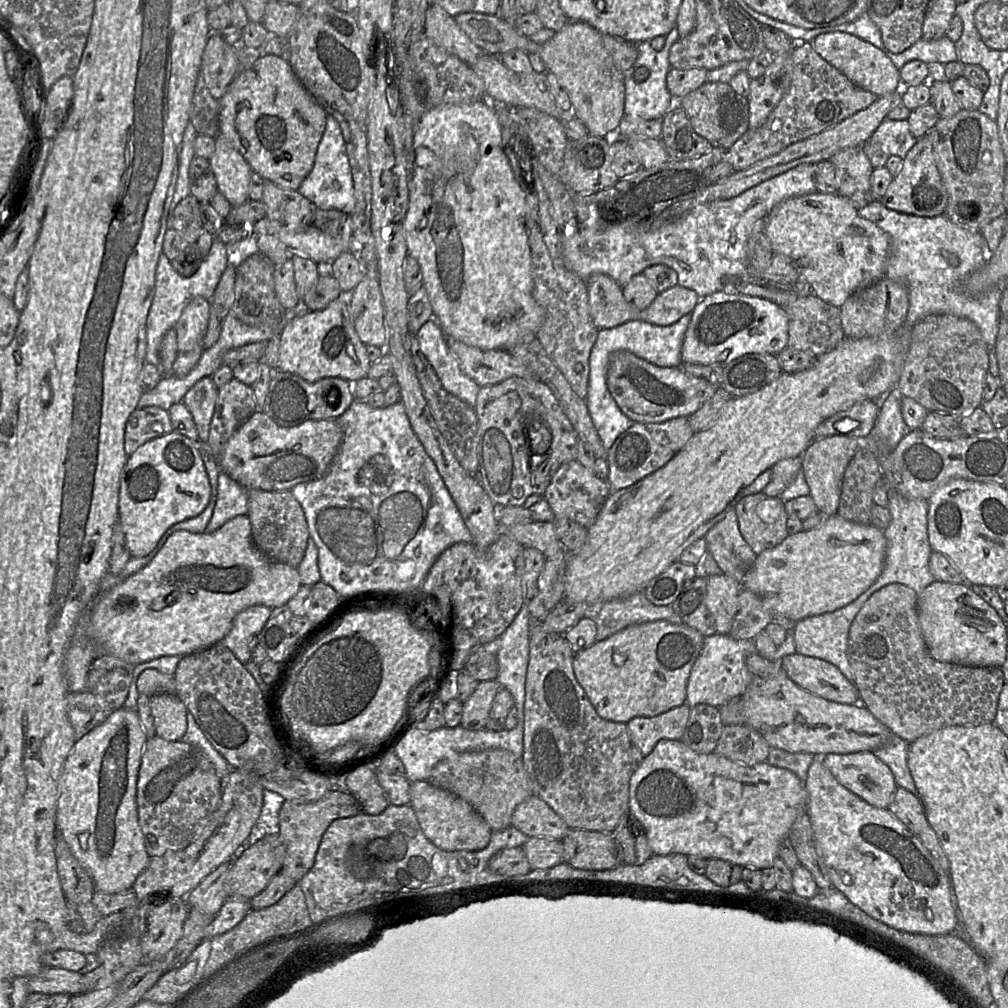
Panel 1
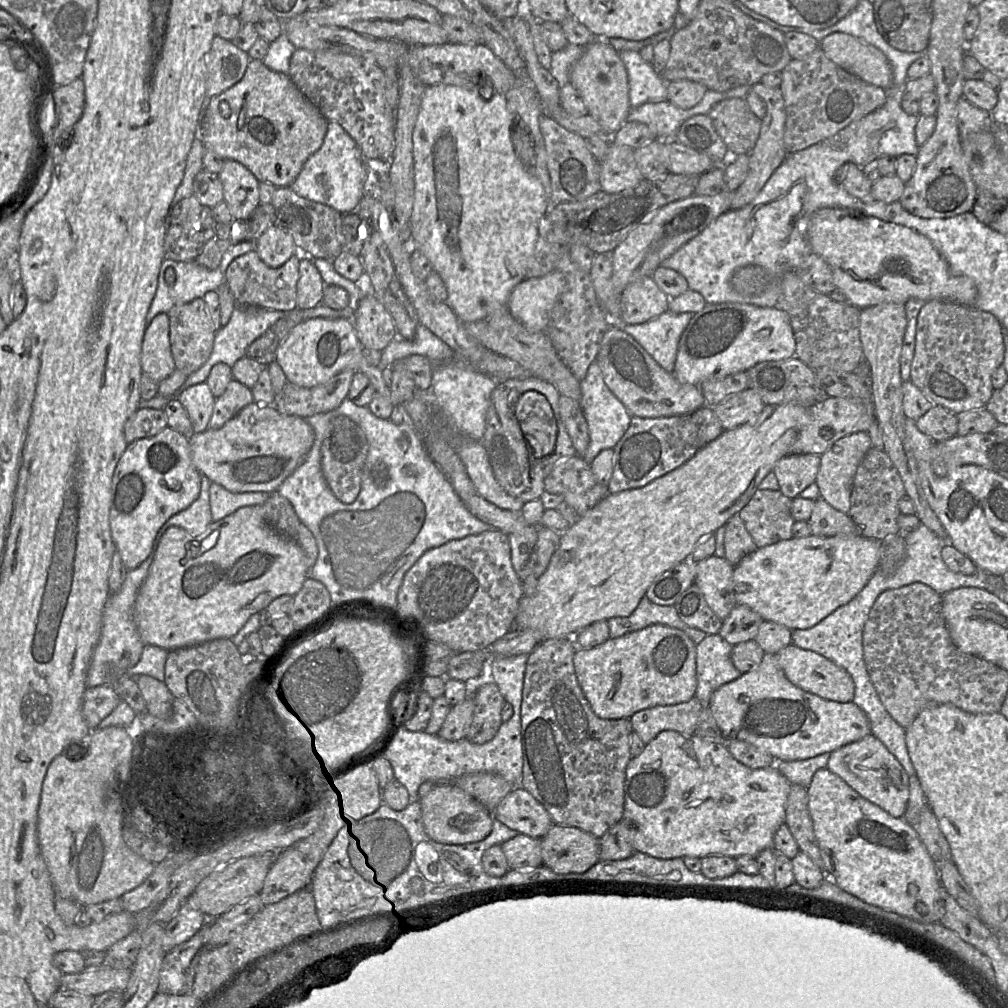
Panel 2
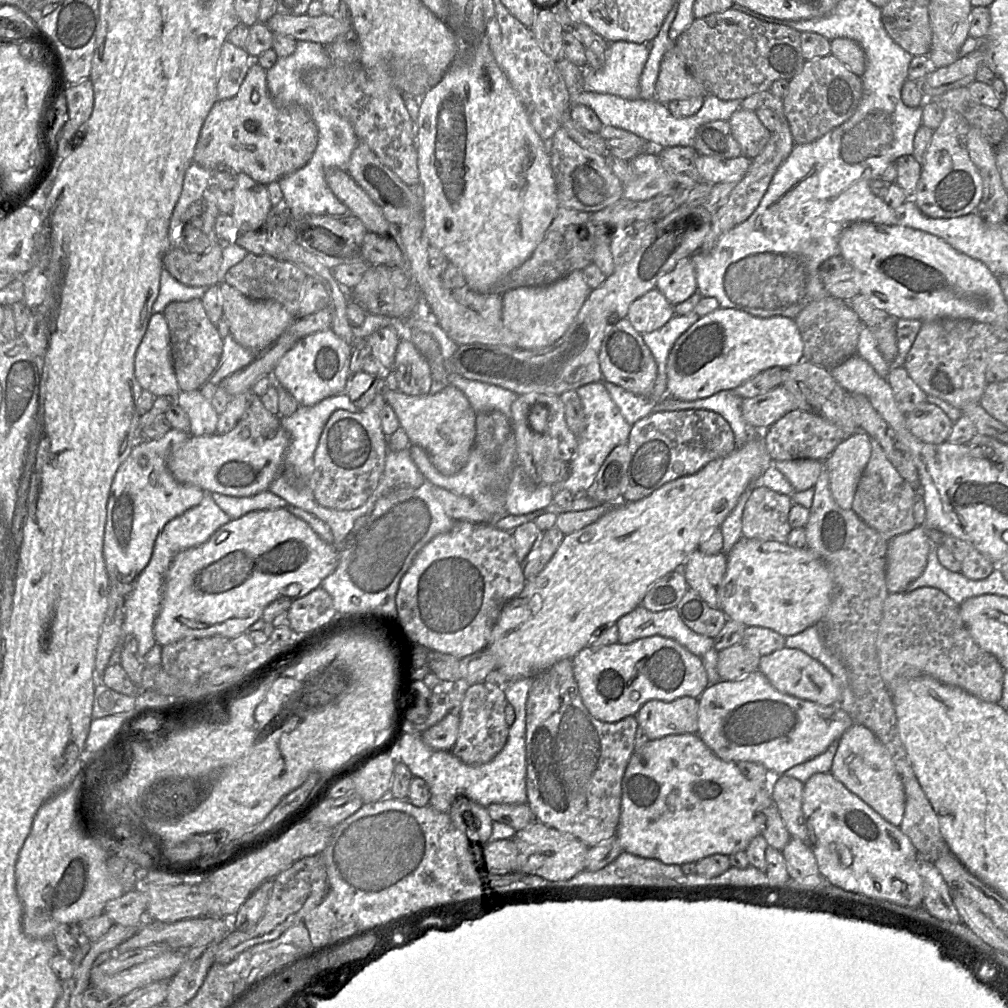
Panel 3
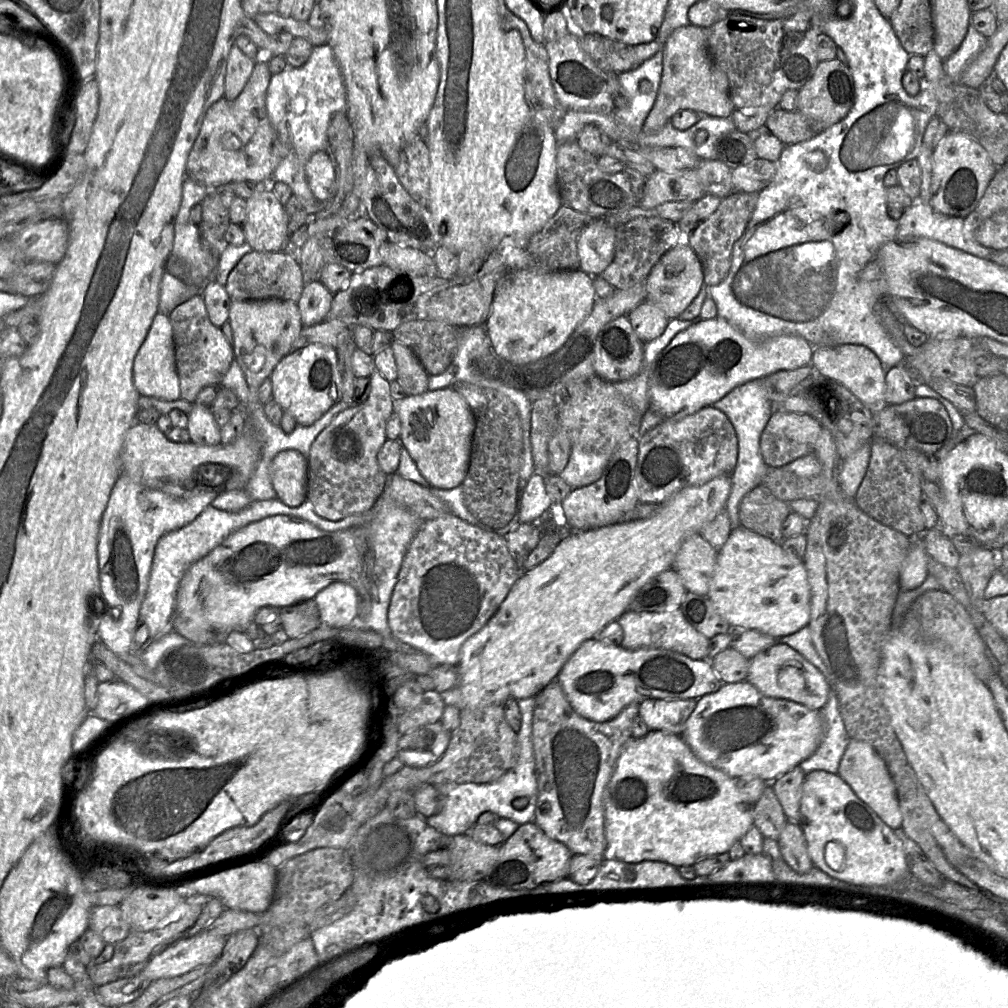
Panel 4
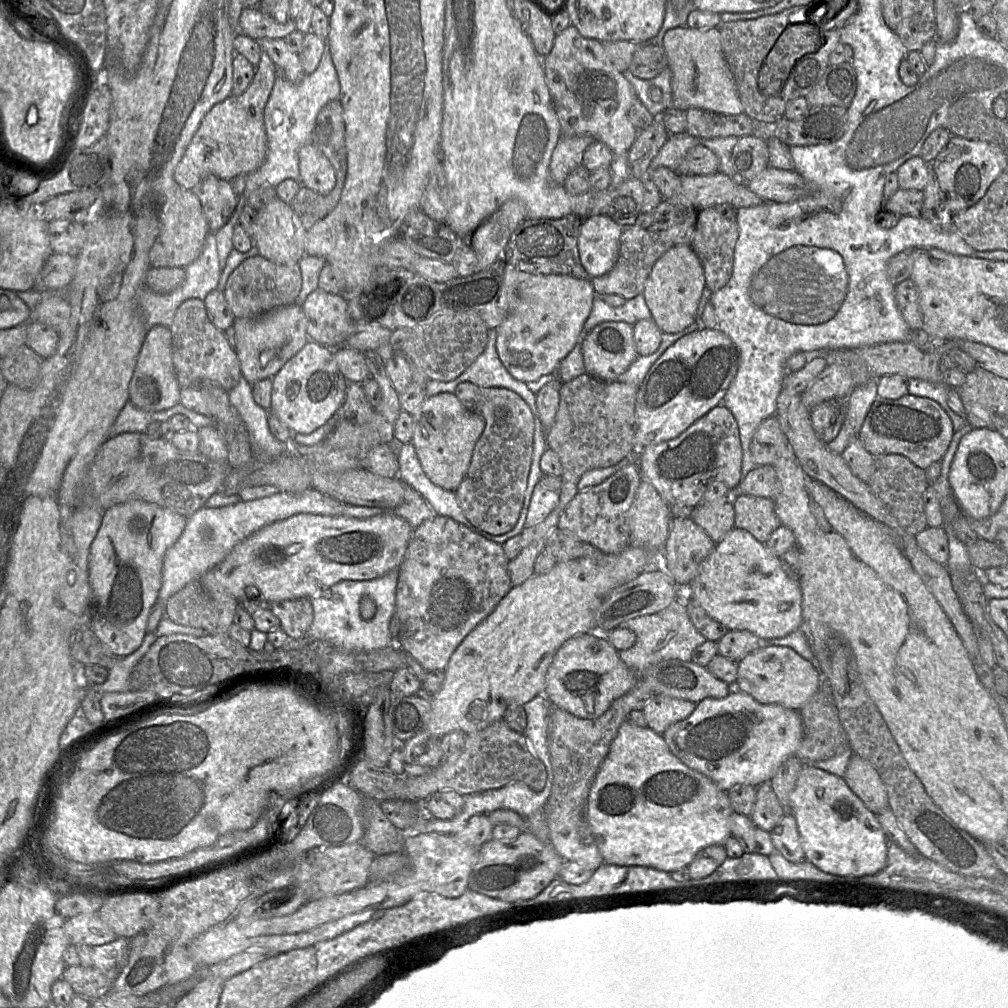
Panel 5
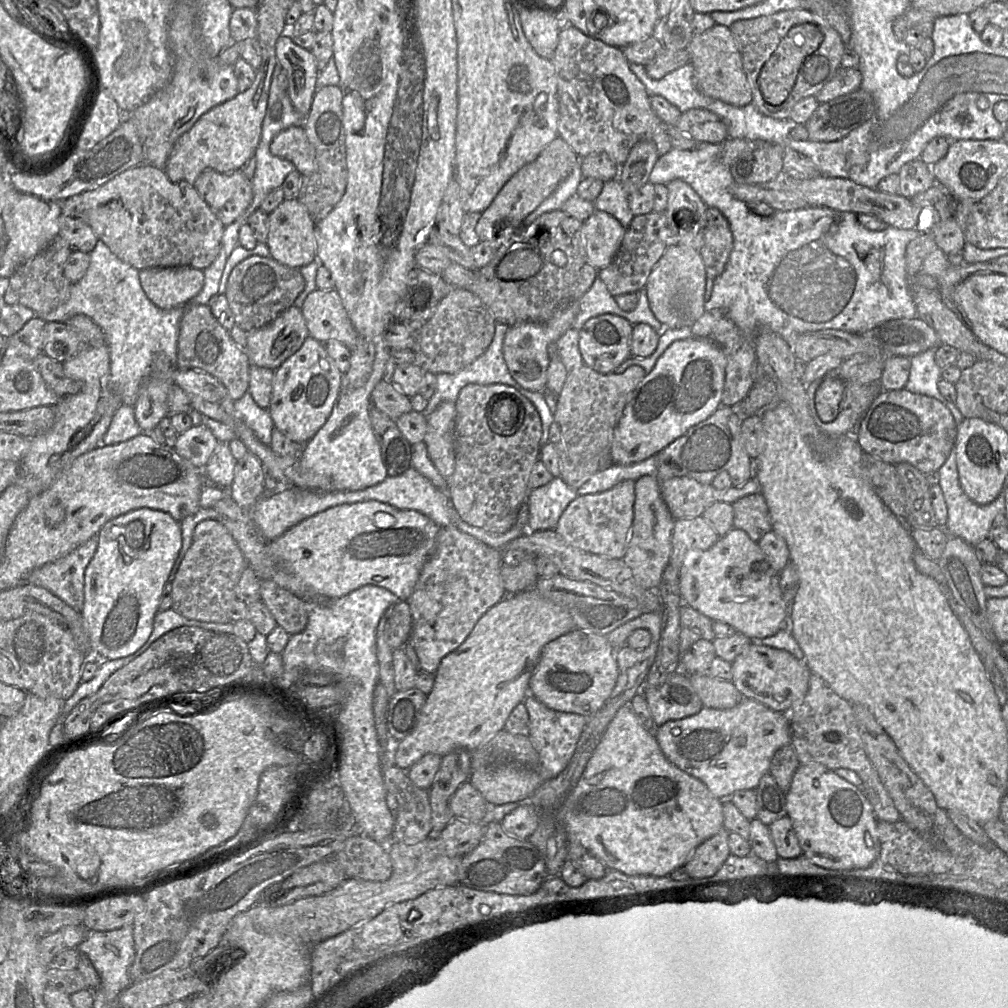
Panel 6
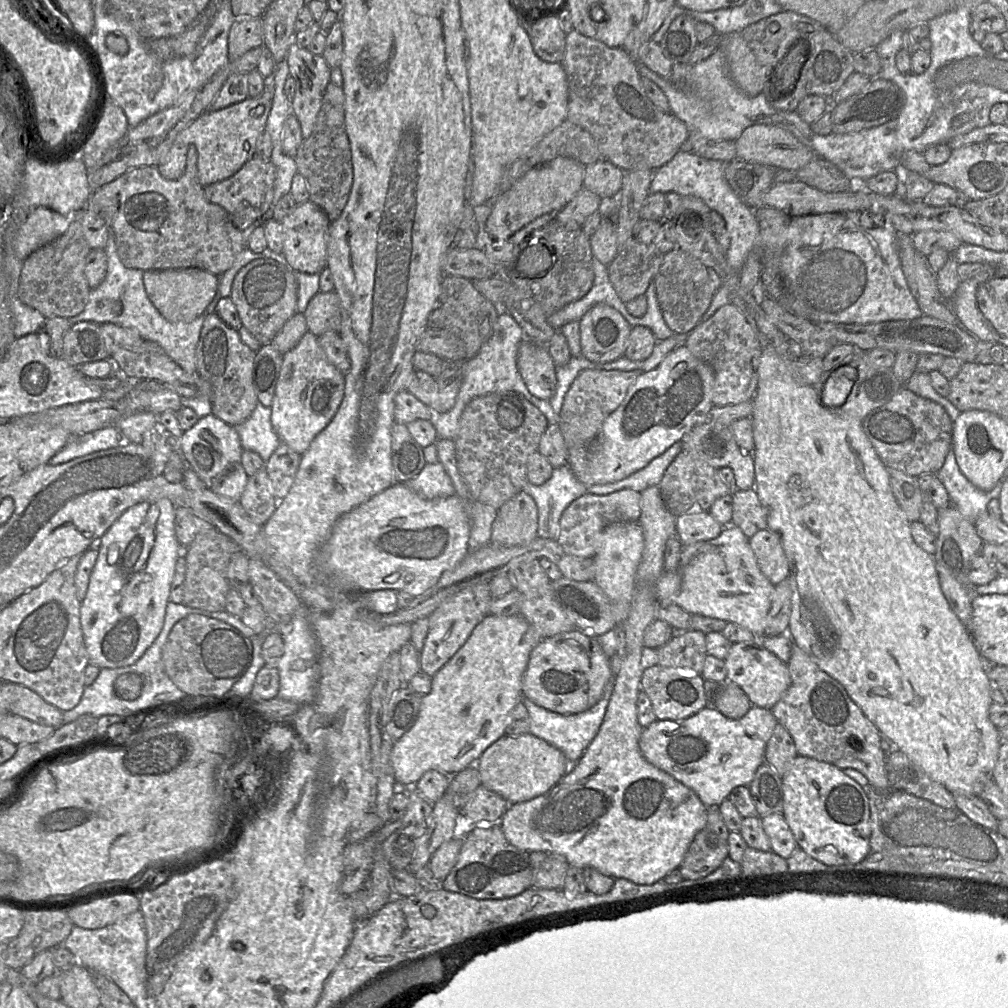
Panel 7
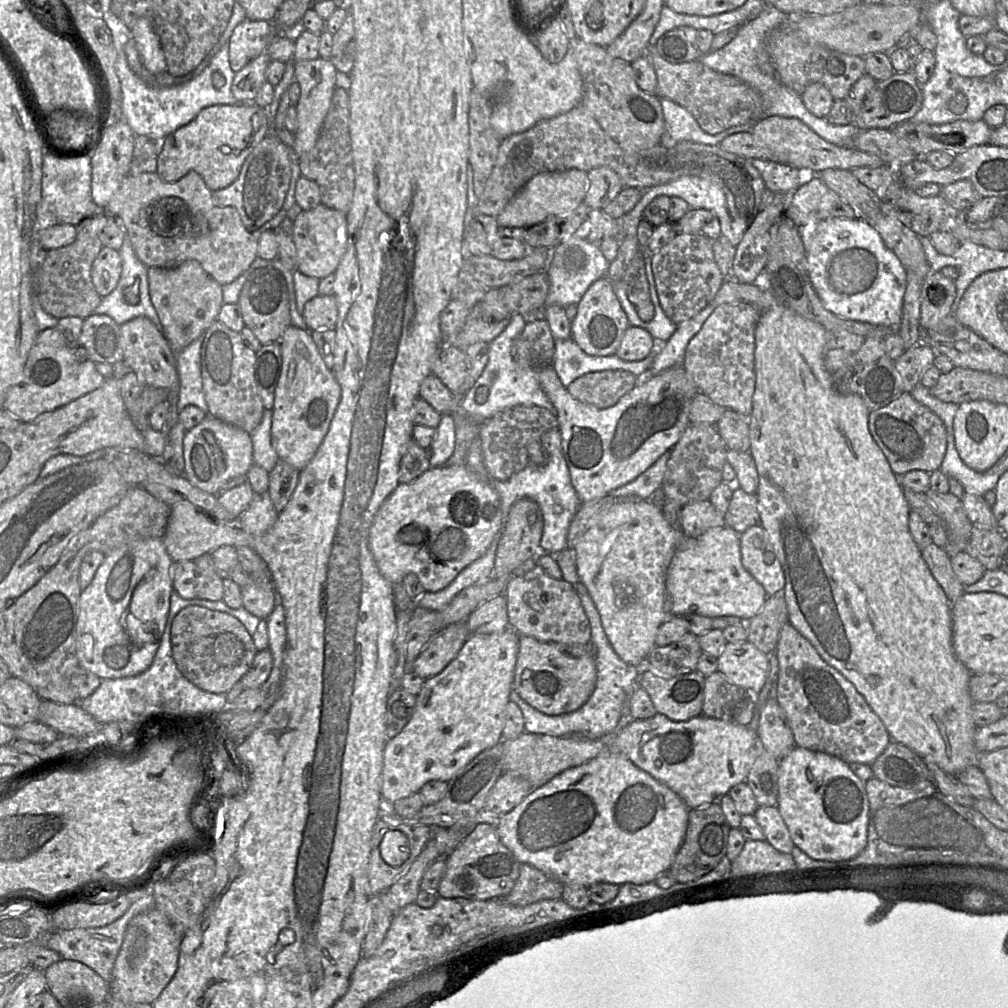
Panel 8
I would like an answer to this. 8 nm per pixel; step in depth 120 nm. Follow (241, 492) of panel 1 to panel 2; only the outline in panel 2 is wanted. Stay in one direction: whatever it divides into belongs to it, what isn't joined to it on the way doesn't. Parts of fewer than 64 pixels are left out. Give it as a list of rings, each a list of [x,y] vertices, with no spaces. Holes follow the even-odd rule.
[[[210,483],[210,507],[212,520],[219,521],[242,507],[261,506],[270,496],[266,492],[230,492],[221,485]]]

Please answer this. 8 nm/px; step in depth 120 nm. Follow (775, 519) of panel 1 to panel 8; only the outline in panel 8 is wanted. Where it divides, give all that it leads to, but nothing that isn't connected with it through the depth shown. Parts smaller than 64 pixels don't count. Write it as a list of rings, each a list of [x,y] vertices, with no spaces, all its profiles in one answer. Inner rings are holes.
[[[741,488],[734,489],[724,520],[726,526],[739,534],[751,526],[761,526],[756,493],[749,494]]]

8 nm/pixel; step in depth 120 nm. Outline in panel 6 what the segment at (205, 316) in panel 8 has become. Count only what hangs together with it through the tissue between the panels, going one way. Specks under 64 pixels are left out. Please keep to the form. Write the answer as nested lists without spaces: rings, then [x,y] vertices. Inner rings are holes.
[[[194,267],[140,270],[140,283],[152,303],[163,310],[188,306],[204,286],[204,272]]]

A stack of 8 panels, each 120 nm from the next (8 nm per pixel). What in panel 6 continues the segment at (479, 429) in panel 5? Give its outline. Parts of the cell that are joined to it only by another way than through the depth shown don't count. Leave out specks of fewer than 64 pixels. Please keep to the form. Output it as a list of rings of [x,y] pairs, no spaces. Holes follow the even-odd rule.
[[[443,402],[429,415],[423,439],[427,452],[439,474],[446,480],[455,469],[455,430],[456,404]]]

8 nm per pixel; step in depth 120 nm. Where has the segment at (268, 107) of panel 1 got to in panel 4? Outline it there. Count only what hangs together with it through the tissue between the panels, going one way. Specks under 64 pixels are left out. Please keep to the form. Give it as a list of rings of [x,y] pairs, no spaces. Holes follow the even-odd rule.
[[[262,56],[236,99],[223,97],[208,109],[187,159],[187,177],[208,189],[242,180],[270,185],[274,170],[290,151],[268,117],[266,94],[271,76],[267,58]]]

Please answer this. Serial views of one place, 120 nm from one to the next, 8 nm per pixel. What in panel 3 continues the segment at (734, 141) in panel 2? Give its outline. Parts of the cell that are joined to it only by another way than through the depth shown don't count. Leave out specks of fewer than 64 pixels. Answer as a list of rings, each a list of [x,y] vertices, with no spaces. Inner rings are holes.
[[[737,109],[728,120],[731,132],[741,148],[742,156],[756,157],[768,143],[771,133],[754,111]]]

